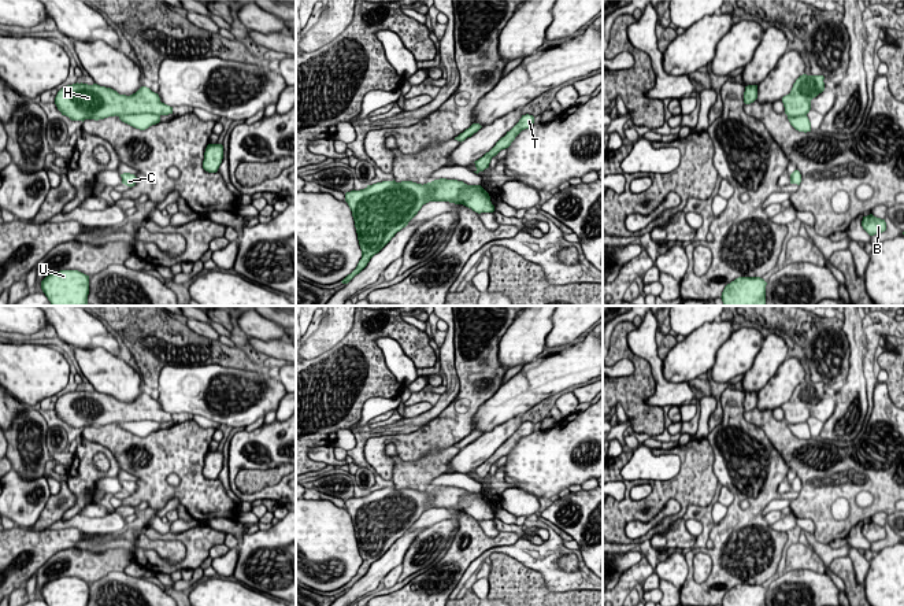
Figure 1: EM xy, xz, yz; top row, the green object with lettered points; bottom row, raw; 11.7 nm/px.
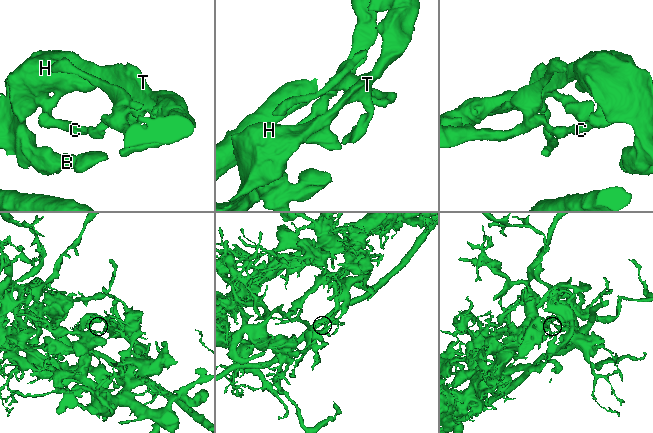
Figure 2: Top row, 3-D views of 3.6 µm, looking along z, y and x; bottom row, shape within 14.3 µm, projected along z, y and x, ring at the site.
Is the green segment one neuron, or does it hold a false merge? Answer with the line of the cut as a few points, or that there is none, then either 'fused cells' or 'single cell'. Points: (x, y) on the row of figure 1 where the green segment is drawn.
cut in xy along (159, 115), (122, 114), (119, 117); fused cells

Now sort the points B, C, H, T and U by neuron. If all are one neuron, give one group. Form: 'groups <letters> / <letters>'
groups B H T / C U

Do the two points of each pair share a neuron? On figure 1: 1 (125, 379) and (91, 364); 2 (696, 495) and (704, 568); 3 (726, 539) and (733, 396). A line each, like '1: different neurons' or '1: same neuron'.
1: same neuron
2: different neurons
3: same neuron

